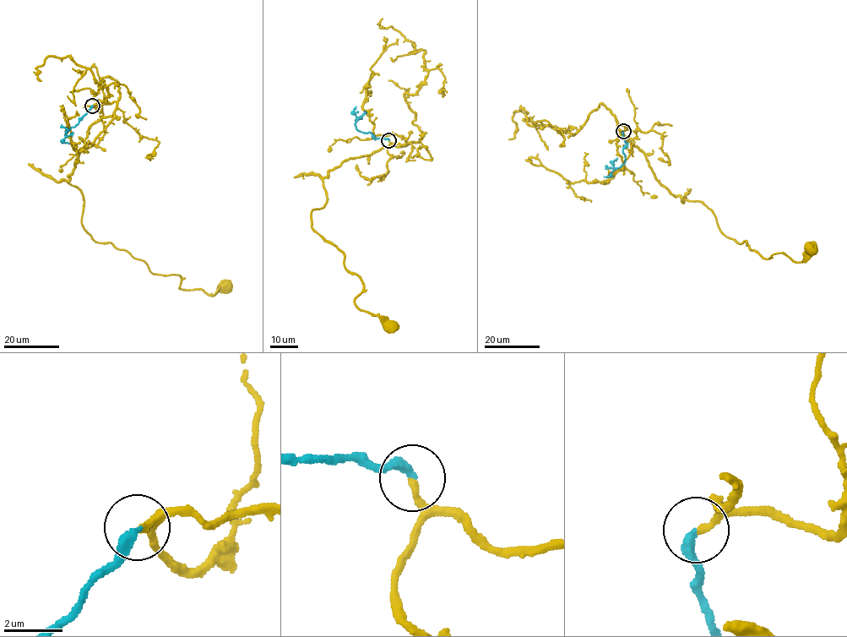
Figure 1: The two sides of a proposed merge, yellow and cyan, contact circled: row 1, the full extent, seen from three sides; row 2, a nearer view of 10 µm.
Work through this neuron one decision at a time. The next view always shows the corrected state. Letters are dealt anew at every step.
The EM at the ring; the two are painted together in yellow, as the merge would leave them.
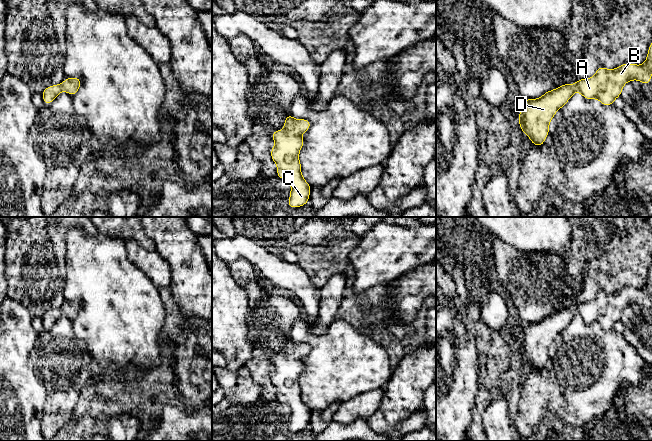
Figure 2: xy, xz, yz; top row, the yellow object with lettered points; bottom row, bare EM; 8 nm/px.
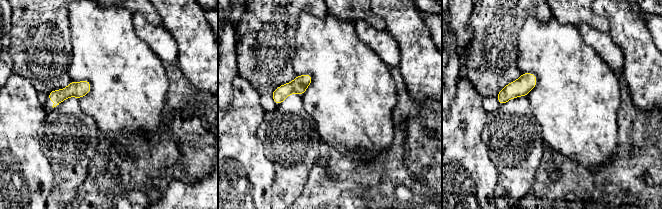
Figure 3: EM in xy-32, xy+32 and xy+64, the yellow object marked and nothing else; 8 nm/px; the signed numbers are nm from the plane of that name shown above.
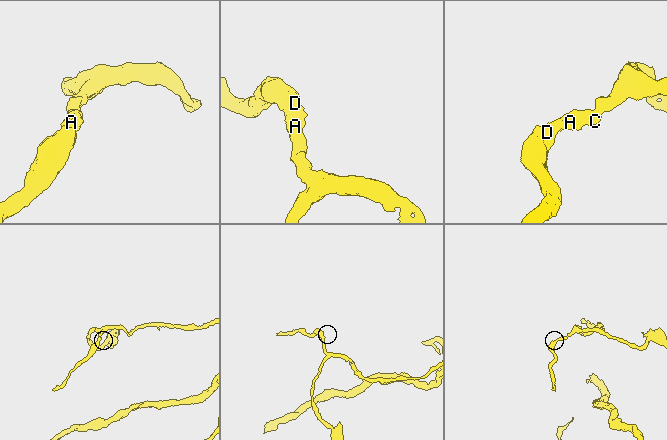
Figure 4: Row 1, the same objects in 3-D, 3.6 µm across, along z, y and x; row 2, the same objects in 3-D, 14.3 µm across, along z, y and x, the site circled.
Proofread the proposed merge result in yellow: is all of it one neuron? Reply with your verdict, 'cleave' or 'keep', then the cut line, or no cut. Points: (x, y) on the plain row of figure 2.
keep | no cut

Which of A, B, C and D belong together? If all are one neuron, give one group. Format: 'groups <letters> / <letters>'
groups A B C D

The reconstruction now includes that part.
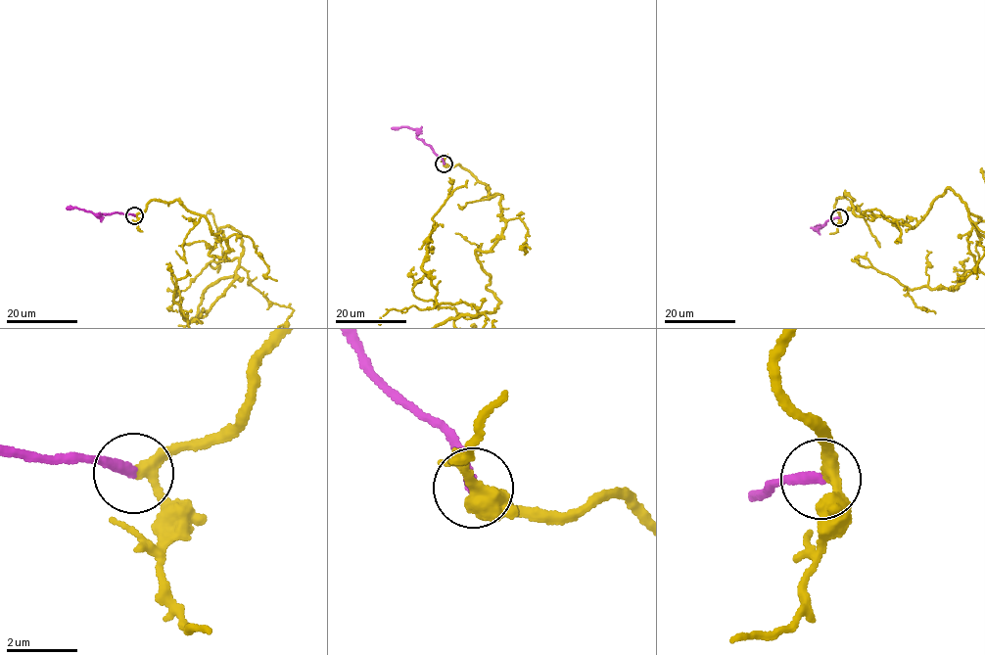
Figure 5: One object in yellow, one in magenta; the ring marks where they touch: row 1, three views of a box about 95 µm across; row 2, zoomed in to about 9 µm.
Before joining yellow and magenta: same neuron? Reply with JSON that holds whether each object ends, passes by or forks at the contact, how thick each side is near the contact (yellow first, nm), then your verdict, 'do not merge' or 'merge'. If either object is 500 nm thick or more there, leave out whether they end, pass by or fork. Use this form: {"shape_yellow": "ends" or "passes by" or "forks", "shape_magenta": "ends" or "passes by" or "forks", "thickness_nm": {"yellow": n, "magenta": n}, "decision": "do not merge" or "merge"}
{"shape_yellow": "passes by", "shape_magenta": "ends", "thickness_nm": {"yellow": 280, "magenta": 280}, "decision": "merge"}

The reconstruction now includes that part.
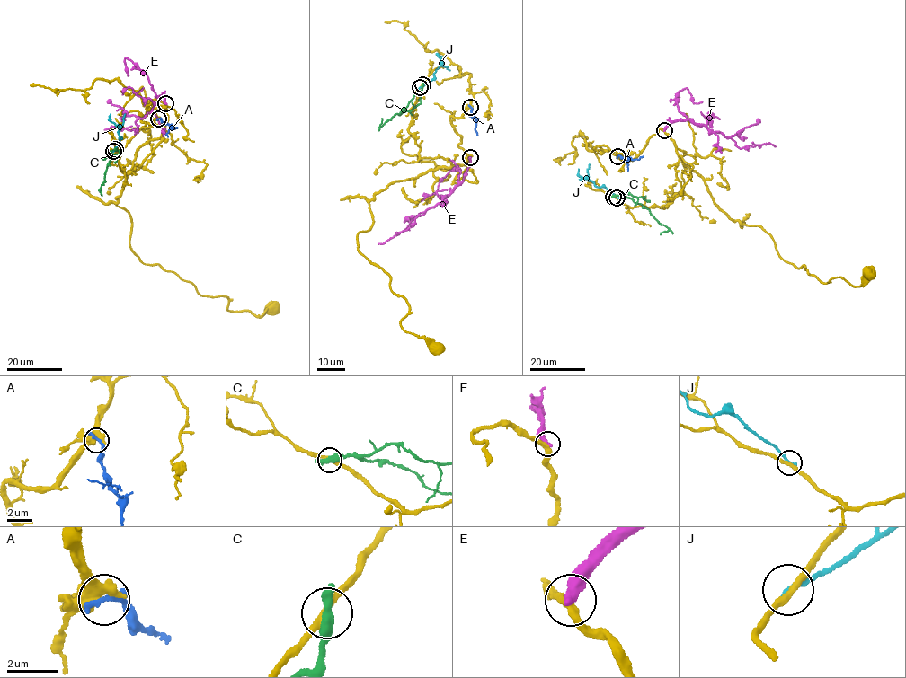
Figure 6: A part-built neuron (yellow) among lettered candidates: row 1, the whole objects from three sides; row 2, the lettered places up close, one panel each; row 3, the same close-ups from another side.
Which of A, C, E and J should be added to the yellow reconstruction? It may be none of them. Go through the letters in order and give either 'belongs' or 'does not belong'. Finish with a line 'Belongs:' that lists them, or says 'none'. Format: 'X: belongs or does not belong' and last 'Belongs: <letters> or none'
A: does not belong
C: does not belong
E: does not belong
J: does not belong
Belongs: none

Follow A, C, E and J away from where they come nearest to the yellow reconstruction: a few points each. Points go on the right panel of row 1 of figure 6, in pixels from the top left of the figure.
A: (617, 156), (633, 160), (643, 156)
C: (613, 196), (628, 197), (645, 207), (668, 228), (661, 234)
E: (664, 130), (675, 121), (692, 120), (732, 139), (739, 148), (768, 143), (775, 146)
J: (617, 198), (604, 187), (596, 187), (588, 179), (582, 179), (578, 169)

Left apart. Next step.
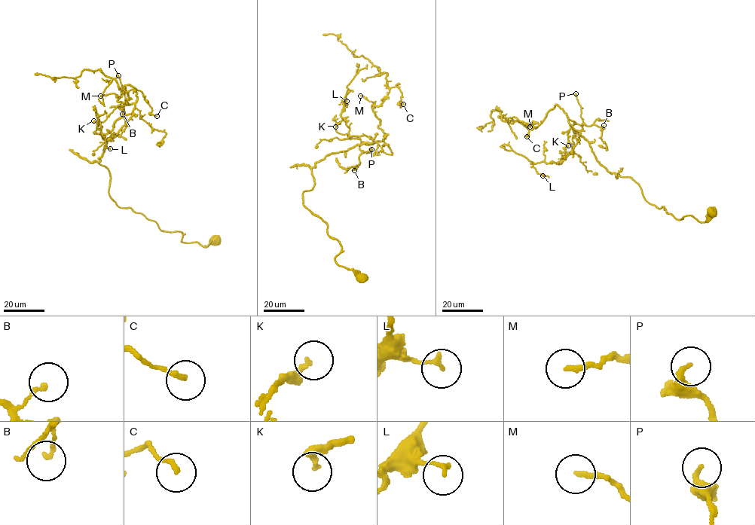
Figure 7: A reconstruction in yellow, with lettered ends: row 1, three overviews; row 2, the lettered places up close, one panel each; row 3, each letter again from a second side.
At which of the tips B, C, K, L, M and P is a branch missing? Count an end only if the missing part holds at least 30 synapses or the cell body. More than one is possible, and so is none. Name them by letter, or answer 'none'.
none

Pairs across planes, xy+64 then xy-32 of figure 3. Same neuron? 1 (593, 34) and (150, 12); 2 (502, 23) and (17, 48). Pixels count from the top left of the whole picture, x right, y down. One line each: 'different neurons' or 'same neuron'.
1: different neurons
2: same neuron

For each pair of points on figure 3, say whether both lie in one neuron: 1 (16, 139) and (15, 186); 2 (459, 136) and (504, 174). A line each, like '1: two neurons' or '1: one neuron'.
1: one neuron
2: two neurons

